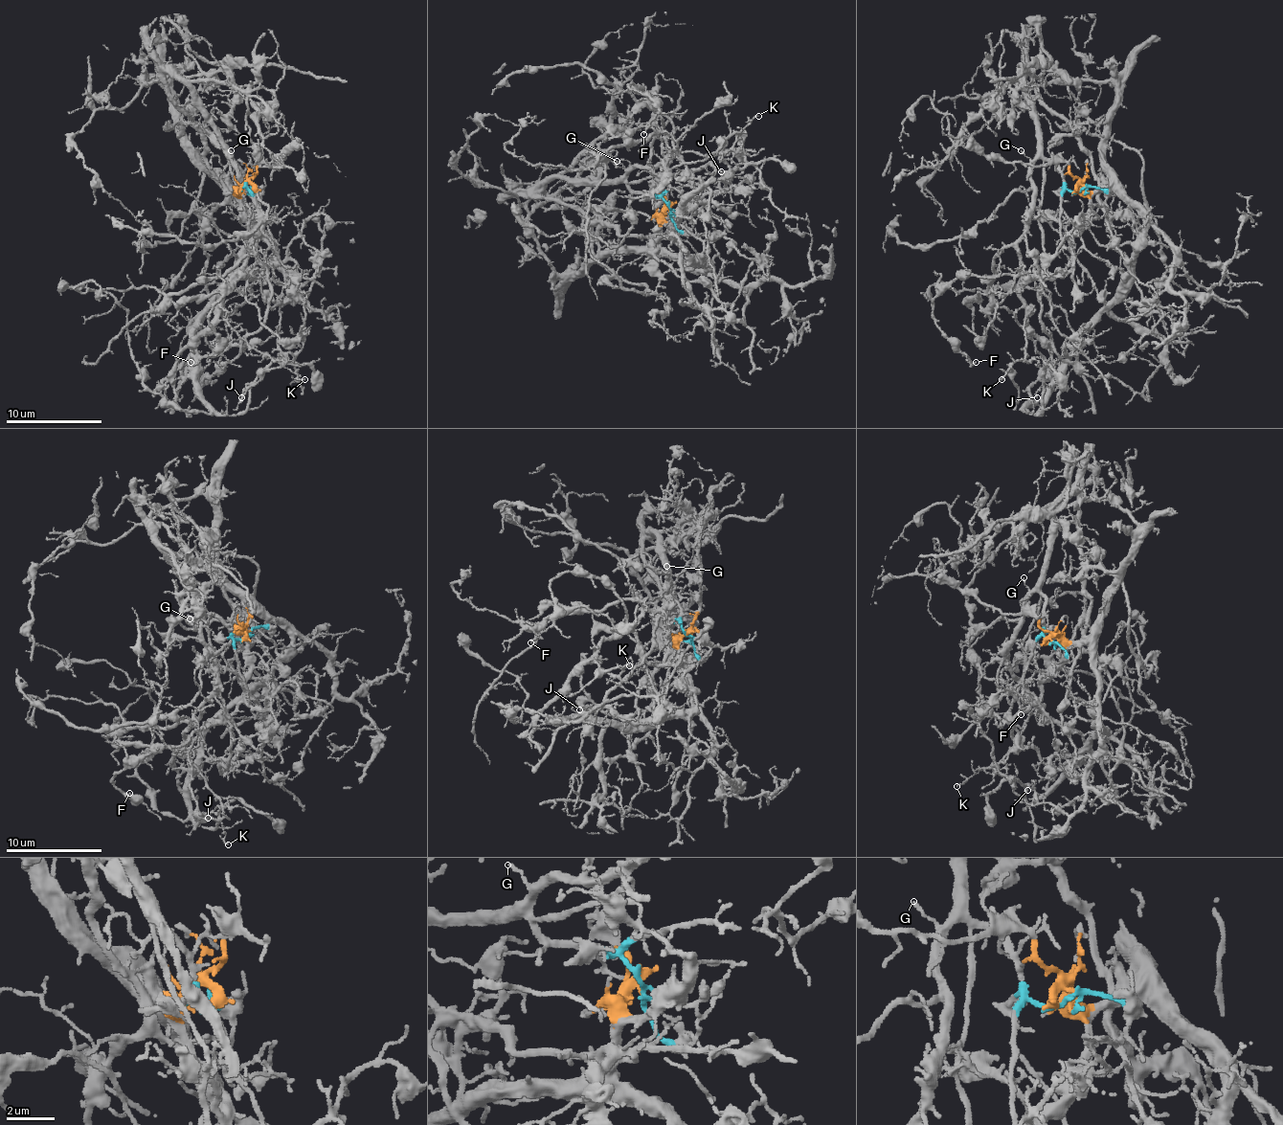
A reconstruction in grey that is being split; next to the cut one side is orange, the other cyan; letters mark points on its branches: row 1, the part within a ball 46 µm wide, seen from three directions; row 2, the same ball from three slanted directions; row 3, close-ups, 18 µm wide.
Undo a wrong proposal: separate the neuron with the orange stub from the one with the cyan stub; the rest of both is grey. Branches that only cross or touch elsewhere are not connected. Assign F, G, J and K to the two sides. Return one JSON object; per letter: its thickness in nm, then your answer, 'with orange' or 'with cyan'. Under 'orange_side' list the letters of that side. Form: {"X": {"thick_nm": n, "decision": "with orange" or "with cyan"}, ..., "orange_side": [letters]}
{"F": {"thick_nm": 130, "decision": "with orange"}, "G": {"thick_nm": 110, "decision": "with cyan"}, "J": {"thick_nm": 130, "decision": "with orange"}, "K": {"thick_nm": 90, "decision": "with cyan"}, "orange_side": ["F", "J"]}

